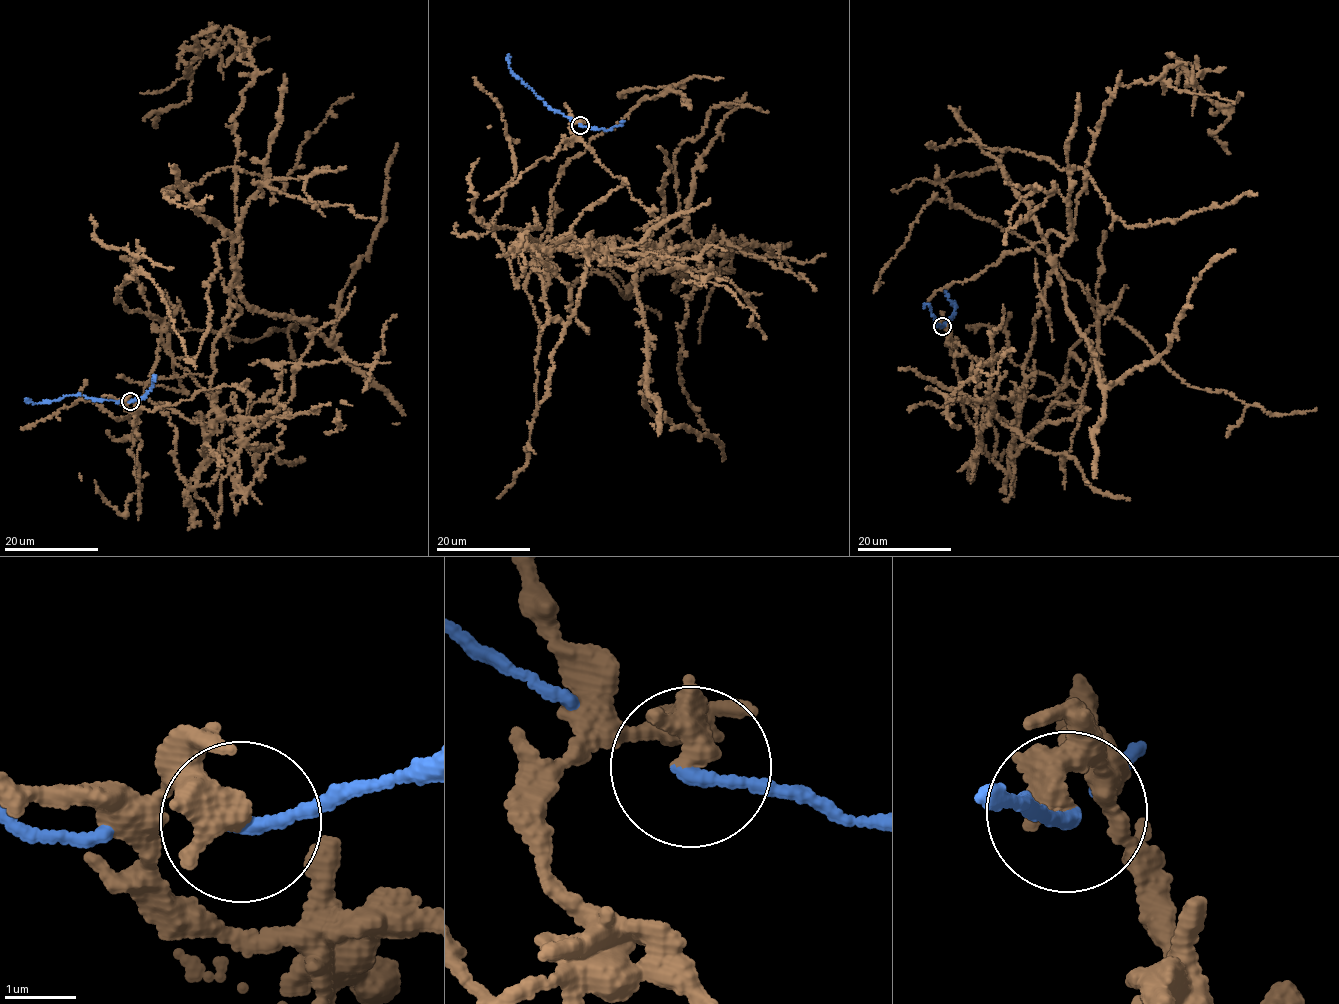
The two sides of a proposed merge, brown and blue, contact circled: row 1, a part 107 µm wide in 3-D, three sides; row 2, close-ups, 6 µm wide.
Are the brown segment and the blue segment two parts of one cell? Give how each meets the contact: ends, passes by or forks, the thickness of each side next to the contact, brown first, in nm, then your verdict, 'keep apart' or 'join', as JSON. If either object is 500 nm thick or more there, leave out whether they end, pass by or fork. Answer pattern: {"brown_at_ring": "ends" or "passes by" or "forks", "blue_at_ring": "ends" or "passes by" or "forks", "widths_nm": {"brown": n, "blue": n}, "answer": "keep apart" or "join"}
{"brown_at_ring": "ends", "blue_at_ring": "ends", "widths_nm": {"brown": 460, "blue": 180}, "answer": "keep apart"}

